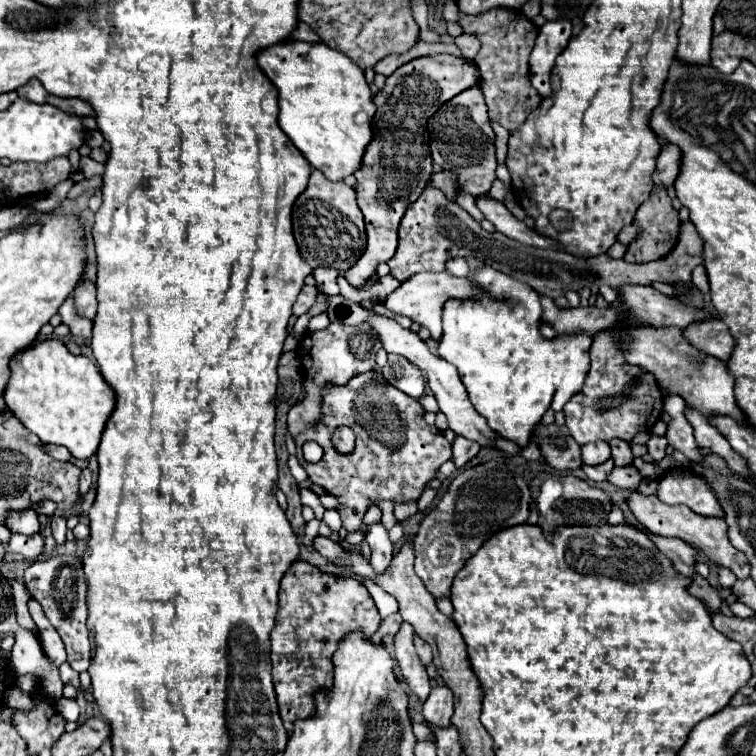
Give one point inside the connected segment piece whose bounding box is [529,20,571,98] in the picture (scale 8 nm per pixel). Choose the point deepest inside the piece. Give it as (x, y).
(553, 37)

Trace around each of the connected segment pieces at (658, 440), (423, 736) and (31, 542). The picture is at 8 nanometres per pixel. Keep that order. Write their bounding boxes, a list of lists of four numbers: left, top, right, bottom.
[[647,434,667,460],[413,724,435,744],[7,534,43,560]]

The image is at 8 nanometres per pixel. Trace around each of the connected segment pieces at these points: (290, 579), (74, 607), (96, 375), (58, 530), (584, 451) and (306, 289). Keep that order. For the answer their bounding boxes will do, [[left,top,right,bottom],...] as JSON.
[[271,560,381,724],[25,556,91,672],[5,340,115,458],[51,516,67,544],[581,442,611,466],[293,286,319,316]]

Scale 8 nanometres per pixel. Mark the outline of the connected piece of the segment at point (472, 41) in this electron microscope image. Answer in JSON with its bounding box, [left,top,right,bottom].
[455,34,479,60]

